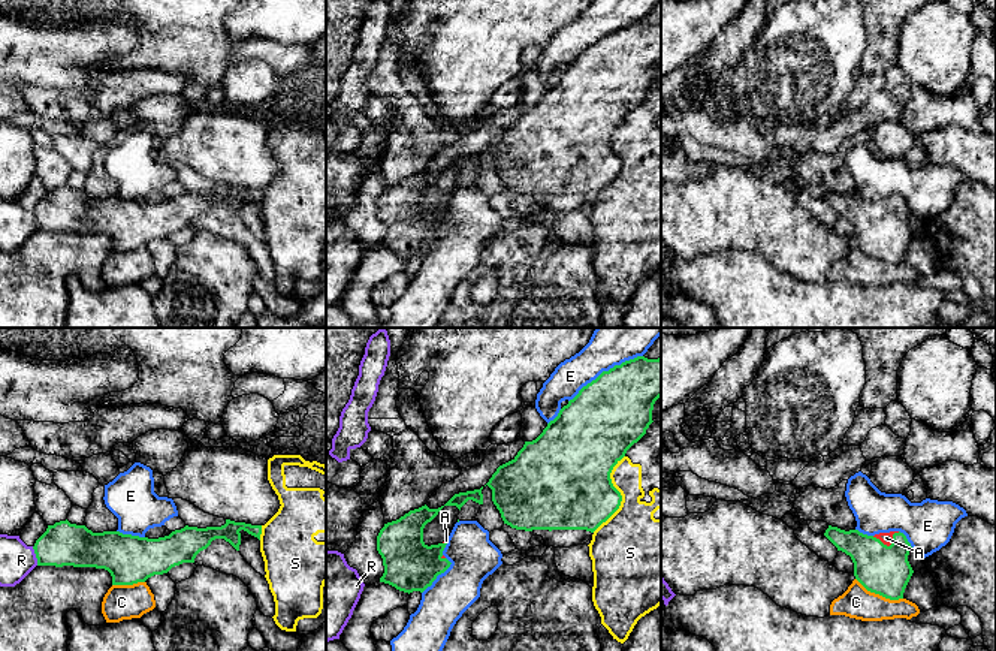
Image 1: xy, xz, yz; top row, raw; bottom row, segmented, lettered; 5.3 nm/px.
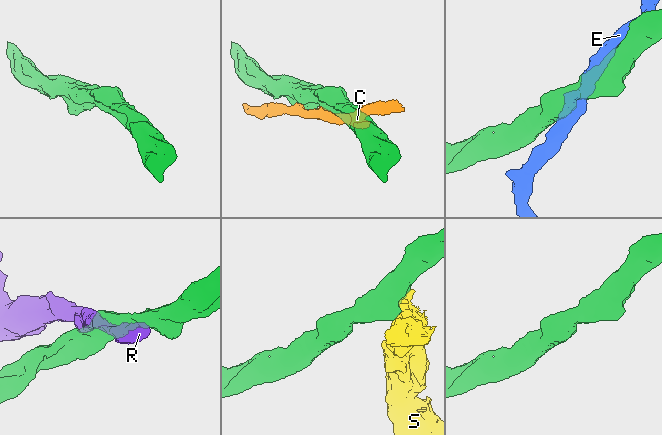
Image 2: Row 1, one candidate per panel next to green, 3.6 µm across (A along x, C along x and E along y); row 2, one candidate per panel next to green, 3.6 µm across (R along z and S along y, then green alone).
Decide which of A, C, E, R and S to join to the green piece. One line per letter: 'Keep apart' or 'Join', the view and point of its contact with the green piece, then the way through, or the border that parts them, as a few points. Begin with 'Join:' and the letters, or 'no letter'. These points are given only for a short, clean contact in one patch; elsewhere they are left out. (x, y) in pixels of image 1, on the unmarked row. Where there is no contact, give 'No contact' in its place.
Join: A
A: Join. Touches green at yz (890, 210)
C: Keep apart. Touches green at yz (880, 259)
E: Keep apart. Touches green at xz (604, 36)
R: Keep apart. Touches green at xy (36, 220)
S: Keep apart. Touches green at xz (619, 159)

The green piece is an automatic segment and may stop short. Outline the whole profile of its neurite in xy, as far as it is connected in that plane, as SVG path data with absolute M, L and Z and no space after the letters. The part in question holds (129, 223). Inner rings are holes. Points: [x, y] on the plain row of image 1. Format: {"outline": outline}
{"outline": "M66 184L48 190L33 214L37 230L105 233L112 241L112 250L133 250L182 227L194 227L196 220L215 204L224 204L239 216L241 195L260 205L262 190L230 184L221 192L185 190L159 204L120 196L93 198Z"}

